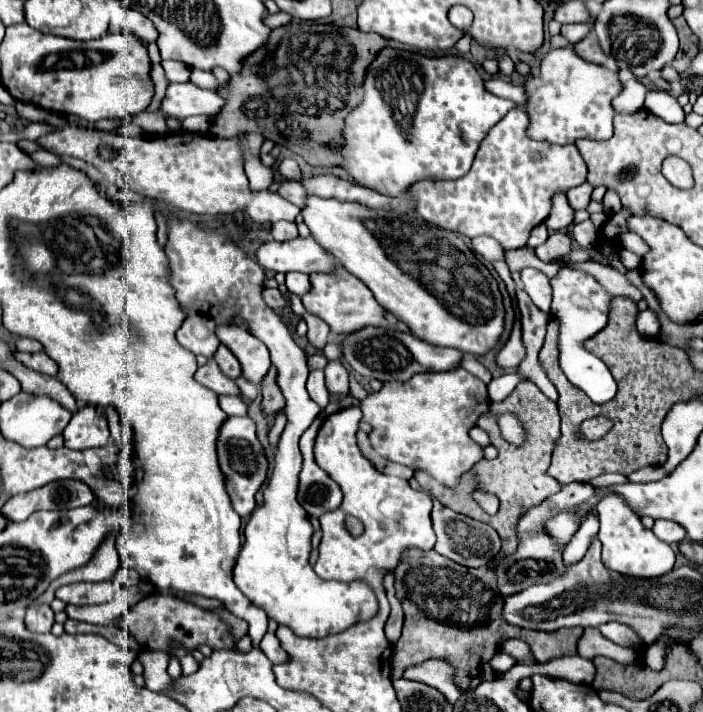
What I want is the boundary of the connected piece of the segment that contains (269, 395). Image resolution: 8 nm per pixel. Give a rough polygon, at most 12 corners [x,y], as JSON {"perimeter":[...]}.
{"perimeter":[[275,367],[261,381],[261,411],[275,415],[283,395],[275,383]]}

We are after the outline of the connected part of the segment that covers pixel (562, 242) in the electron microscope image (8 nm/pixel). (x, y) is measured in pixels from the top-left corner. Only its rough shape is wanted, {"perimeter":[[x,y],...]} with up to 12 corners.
{"perimeter":[[551,233],[535,249],[541,261],[551,263],[567,257],[571,239],[565,233]]}

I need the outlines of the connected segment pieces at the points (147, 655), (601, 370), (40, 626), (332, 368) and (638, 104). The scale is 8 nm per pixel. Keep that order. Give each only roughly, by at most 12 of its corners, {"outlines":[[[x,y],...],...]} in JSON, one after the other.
{"outlines":[[[141,651],[145,685],[151,691],[167,689],[165,651]],[[583,271],[551,279],[561,369],[591,401],[617,383],[583,341],[605,327],[611,297]],[[47,603],[27,609],[25,625],[35,633],[51,631],[53,609]],[[337,361],[325,367],[329,393],[349,393],[347,369]],[[637,79],[625,81],[613,101],[619,115],[643,109],[647,87]]]}

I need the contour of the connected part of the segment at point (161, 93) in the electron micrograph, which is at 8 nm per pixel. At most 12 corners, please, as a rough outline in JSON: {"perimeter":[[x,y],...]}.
{"perimeter":[[160,63],[152,64],[154,96],[146,111],[163,115],[159,105],[169,84]]}

